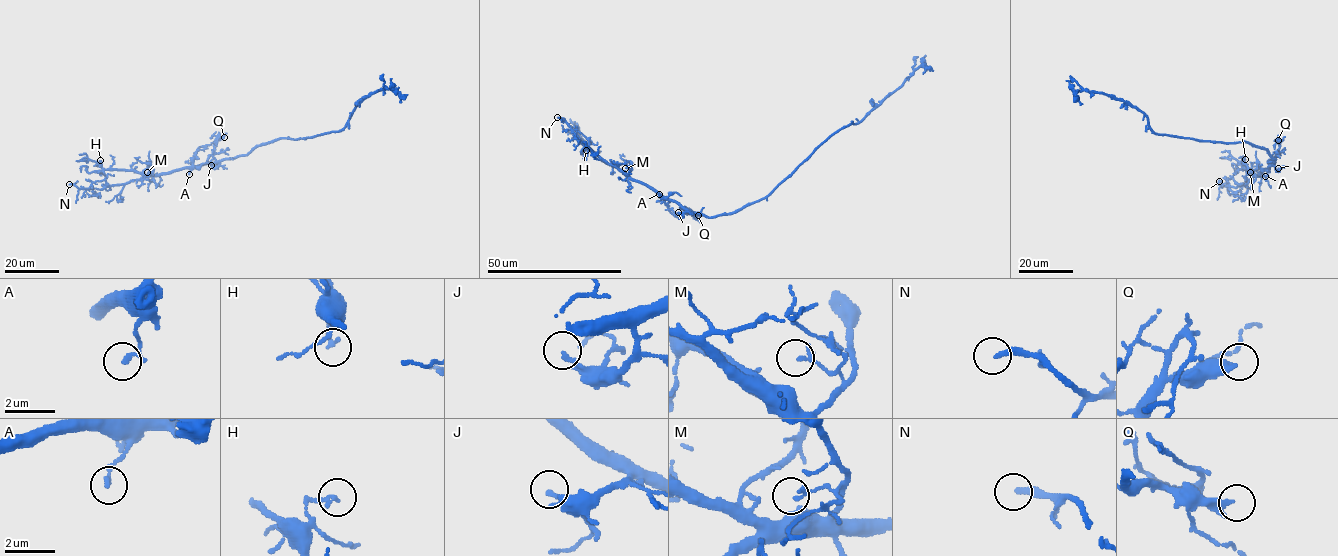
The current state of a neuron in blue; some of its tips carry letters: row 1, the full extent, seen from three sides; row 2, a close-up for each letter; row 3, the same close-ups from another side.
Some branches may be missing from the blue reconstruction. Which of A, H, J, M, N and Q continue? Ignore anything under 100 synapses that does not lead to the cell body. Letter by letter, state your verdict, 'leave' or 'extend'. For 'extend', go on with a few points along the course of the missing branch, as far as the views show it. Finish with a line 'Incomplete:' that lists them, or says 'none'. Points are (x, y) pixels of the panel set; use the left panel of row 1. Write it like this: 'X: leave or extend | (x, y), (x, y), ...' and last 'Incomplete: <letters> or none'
A: leave
H: leave
J: leave
M: leave
N: extend
Q: leave
Incomplete: N

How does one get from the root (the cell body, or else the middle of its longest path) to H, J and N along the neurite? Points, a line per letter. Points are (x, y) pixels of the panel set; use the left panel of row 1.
H: (274, 141), (255, 146), (245, 155), (161, 174), (104, 169), (100, 160)
J: (274, 141), (255, 146), (245, 155), (222, 159), (217, 167), (211, 165)
N: (274, 141), (245, 155), (145, 174), (101, 189), (69, 184)

